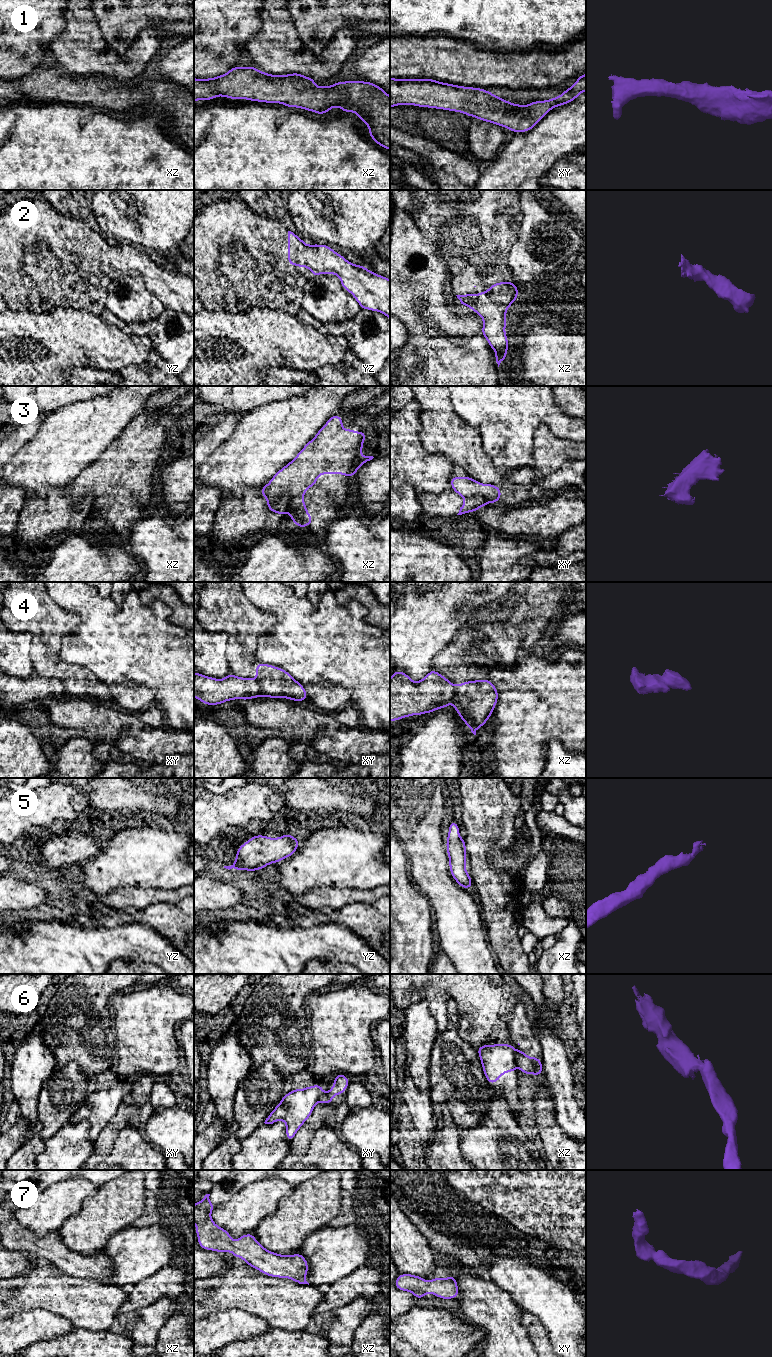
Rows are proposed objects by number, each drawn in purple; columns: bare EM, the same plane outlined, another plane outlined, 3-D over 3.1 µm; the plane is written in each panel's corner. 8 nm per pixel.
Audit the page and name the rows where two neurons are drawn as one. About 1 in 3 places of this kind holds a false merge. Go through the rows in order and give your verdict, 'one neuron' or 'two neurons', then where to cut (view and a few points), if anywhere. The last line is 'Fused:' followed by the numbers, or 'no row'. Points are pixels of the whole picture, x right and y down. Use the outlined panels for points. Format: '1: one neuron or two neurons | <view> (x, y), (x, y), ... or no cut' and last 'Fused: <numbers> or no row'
1: one neuron | no cut
2: one neuron | no cut
3: two neurons | xz (267, 485), (271, 502), (287, 493), (282, 514)
4: two neurons | xy (256, 679), (262, 695)
5: one neuron | no cut
6: two neurons | xz (516, 1053), (517, 1061)
7: one neuron | no cut
Fused: 3, 4, 6

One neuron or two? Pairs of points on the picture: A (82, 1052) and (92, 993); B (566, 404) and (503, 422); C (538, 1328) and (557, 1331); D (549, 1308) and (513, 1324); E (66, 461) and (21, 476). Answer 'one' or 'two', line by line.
A: one
B: two
C: two
D: two
E: one

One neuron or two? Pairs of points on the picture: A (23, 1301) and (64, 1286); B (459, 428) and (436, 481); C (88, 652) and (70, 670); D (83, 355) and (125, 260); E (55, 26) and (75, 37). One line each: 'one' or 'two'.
A: one
B: two
C: two
D: two
E: two

